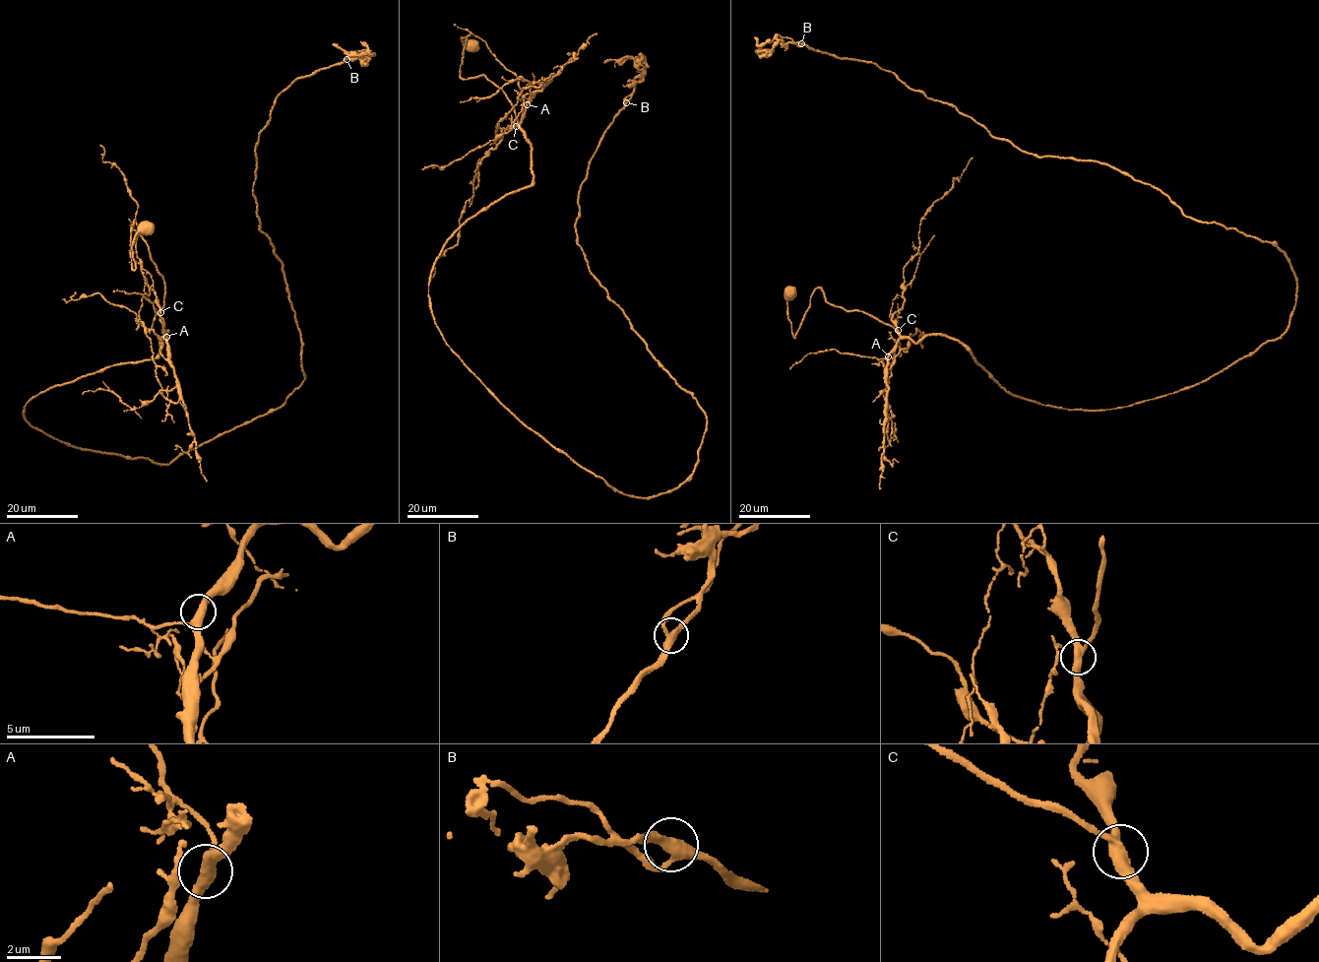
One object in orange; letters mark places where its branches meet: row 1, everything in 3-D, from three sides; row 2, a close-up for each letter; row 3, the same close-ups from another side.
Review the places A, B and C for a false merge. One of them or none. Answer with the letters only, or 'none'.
none

